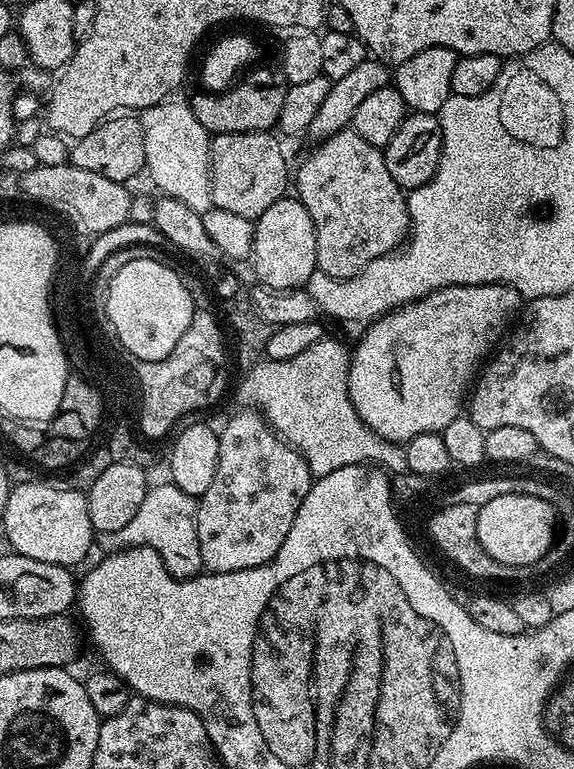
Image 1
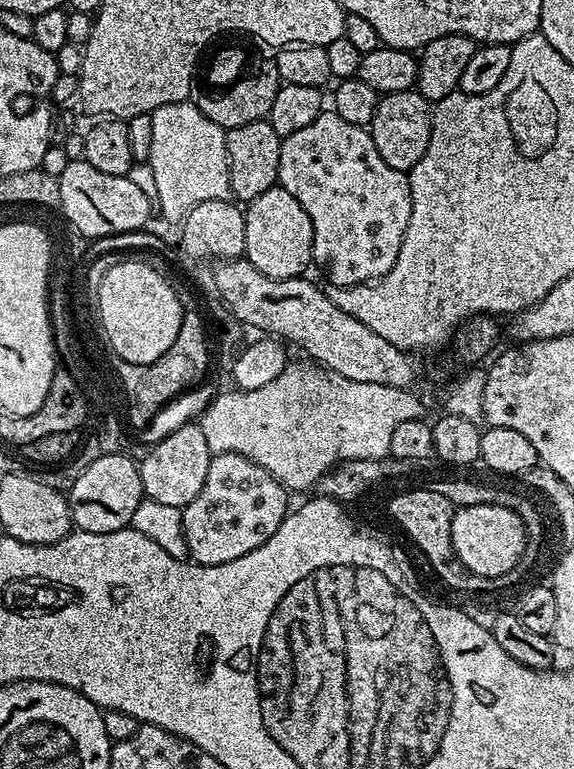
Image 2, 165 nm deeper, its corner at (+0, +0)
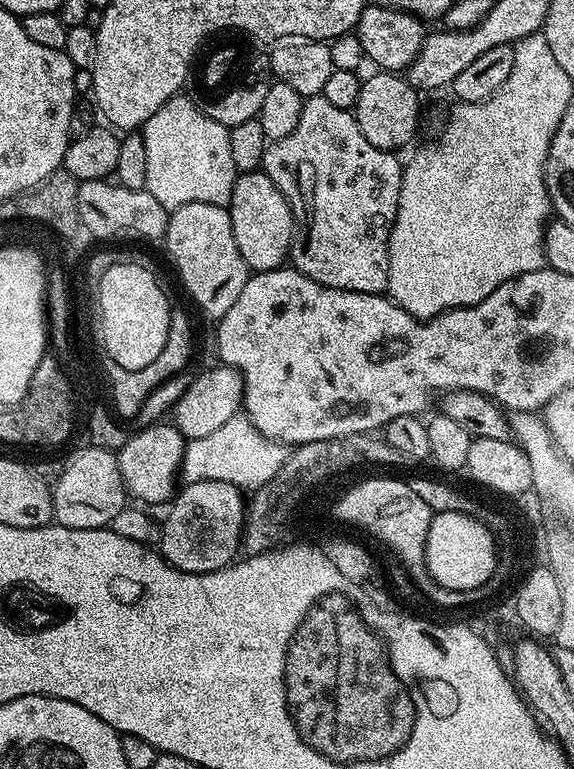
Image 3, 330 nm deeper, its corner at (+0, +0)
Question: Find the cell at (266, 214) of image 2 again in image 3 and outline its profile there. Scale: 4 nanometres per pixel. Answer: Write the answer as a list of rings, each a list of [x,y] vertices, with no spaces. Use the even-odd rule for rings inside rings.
[[[241,172],[237,175],[227,205],[230,226],[234,230],[234,242],[238,242],[238,254],[252,272],[265,272],[281,267],[289,259],[292,250],[292,211],[278,186],[263,172]]]

